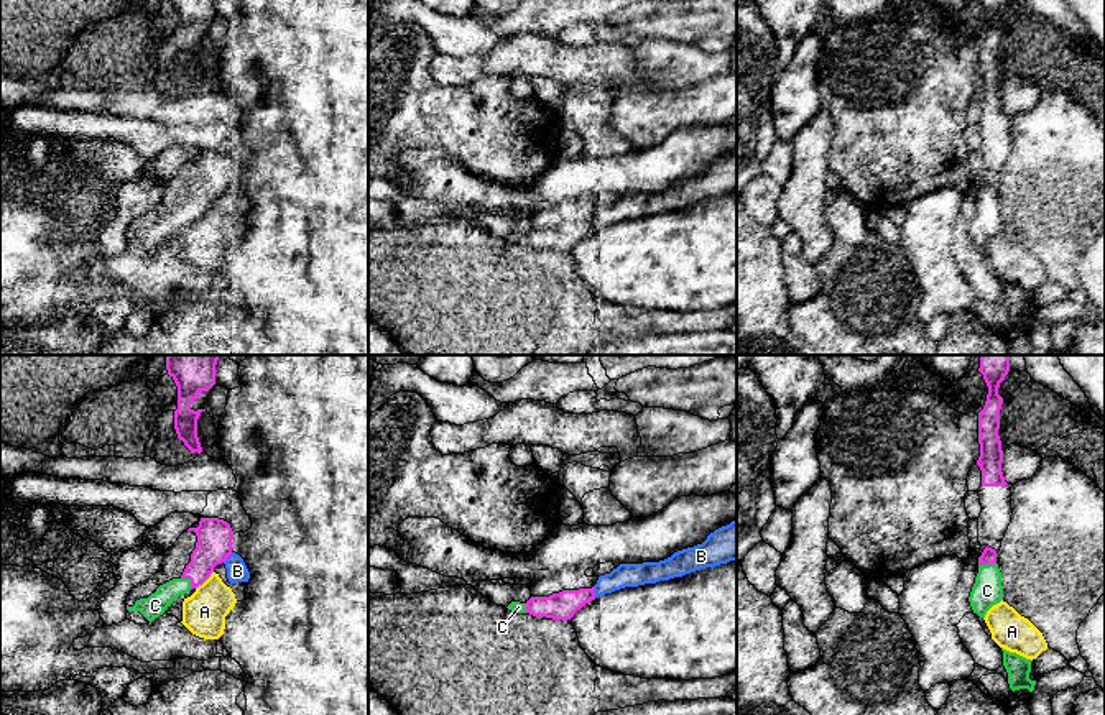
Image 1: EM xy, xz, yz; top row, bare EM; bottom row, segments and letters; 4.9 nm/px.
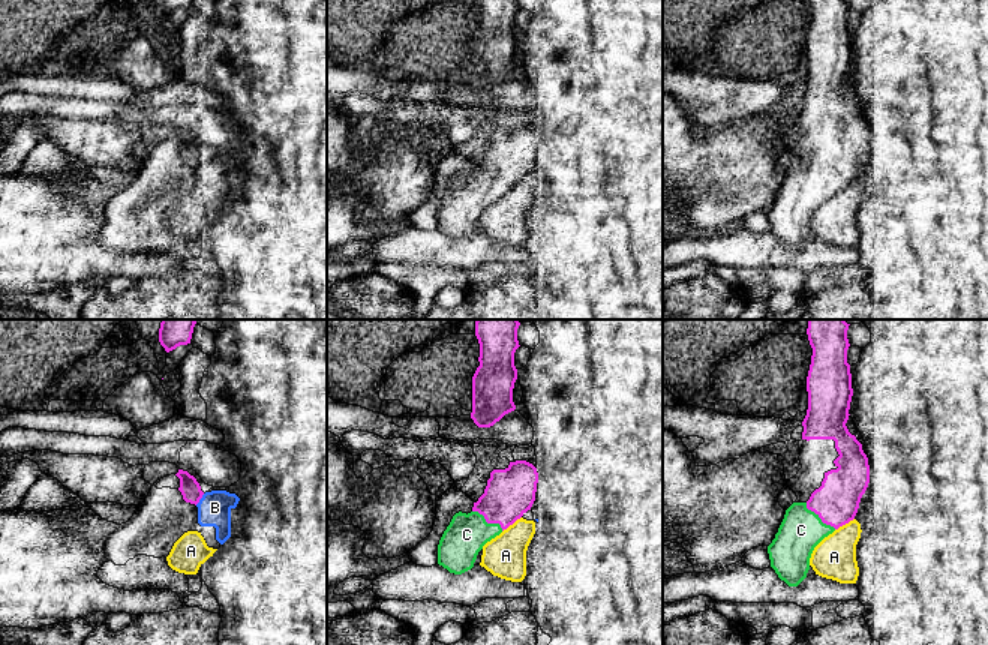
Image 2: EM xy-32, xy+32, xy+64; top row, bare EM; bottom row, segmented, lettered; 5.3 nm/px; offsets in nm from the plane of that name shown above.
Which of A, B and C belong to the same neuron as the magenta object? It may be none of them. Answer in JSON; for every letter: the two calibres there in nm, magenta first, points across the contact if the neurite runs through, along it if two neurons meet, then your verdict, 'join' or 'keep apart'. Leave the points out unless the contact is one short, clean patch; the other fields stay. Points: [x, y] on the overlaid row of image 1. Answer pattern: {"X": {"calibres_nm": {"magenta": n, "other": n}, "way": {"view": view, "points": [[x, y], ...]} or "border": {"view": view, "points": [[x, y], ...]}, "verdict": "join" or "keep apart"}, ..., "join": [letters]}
{"A": {"calibres_nm": {"magenta": 180, "other": 220}, "border": {"view": "xy", "points": [[212, 571], [196, 589]]}, "verdict": "keep apart"}, "B": {"calibres_nm": {"magenta": 180, "other": 100}, "verdict": "keep apart"}, "C": {"calibres_nm": {"magenta": 80, "other": 150}, "way": {"view": "yz", "points": [[989, 556], [987, 564], [987, 590]]}, "verdict": "join"}, "join": ["C"]}

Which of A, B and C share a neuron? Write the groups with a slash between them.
A B / C

